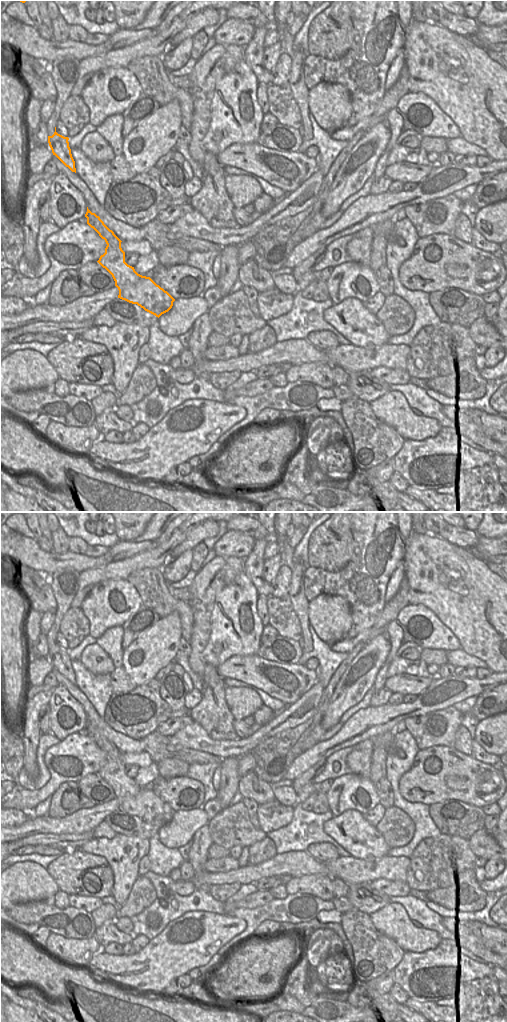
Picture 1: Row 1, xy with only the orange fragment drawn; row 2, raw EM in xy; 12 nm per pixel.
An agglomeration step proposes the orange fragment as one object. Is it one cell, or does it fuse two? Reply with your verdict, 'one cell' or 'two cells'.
one cell

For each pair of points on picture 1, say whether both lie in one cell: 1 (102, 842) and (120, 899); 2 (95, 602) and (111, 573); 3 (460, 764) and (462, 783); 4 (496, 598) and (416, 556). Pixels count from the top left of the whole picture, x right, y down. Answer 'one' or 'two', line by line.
1: one
2: two
3: one
4: one

